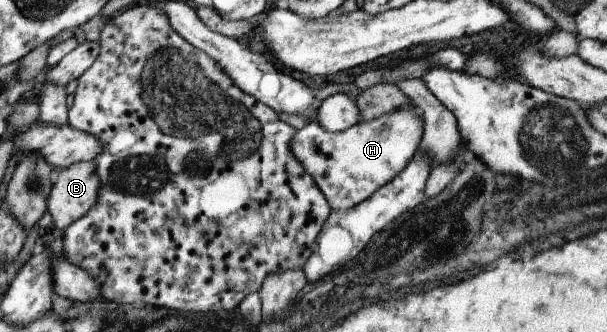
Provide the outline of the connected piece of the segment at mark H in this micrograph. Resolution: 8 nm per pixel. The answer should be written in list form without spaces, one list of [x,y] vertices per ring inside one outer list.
[[[411,103],[341,132],[326,131],[312,121],[296,132],[291,141],[291,150],[323,191],[331,209],[346,211],[367,200],[406,169],[417,153],[424,126],[422,113]]]

